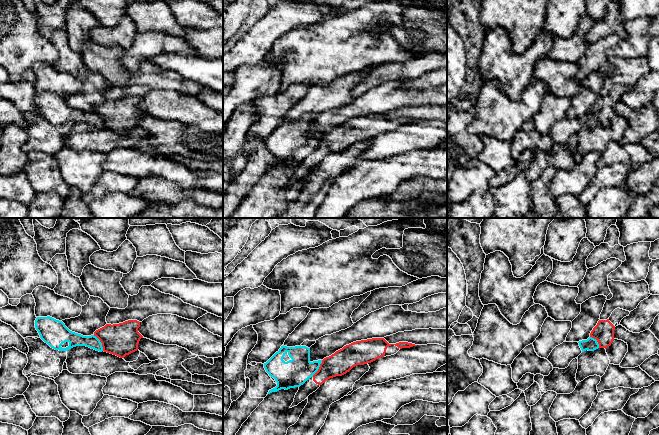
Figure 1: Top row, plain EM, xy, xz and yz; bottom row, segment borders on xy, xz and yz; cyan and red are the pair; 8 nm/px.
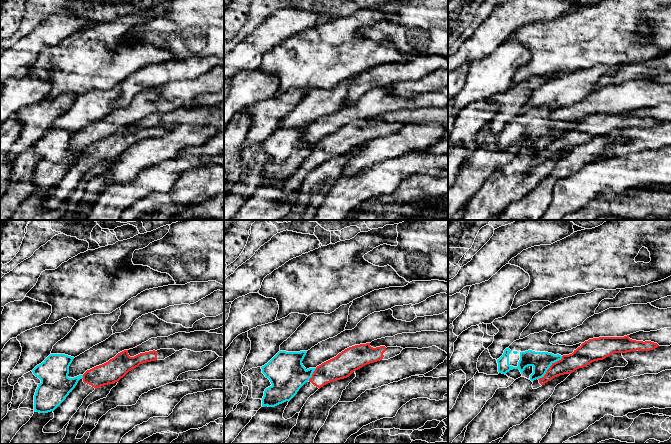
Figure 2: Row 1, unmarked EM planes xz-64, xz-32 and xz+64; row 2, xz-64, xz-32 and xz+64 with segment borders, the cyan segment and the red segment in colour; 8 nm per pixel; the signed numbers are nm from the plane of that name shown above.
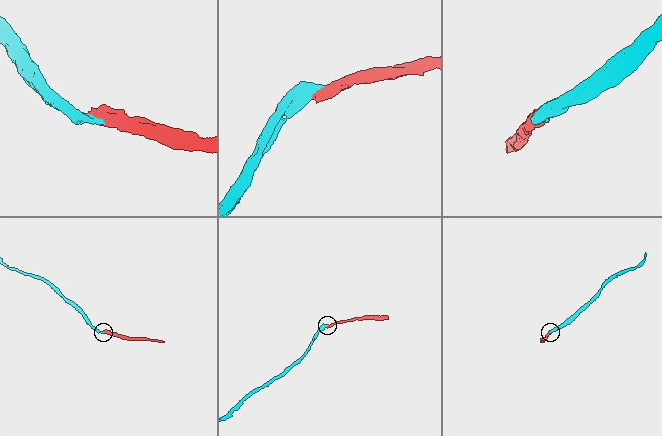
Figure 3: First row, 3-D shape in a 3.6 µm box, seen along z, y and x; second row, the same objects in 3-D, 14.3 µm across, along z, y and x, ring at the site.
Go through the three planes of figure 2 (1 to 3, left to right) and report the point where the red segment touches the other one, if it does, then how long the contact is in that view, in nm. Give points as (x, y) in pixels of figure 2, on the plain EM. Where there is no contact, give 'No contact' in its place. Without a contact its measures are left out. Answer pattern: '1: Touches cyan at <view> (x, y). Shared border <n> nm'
1: Touches cyan at xz-64 (82, 153). Shared border 40 nm
2: Touches cyan at xz-32 (312, 149). Shared border 120 nm
3: Touches cyan at xz+64 (549, 143). Shared border 280 nm

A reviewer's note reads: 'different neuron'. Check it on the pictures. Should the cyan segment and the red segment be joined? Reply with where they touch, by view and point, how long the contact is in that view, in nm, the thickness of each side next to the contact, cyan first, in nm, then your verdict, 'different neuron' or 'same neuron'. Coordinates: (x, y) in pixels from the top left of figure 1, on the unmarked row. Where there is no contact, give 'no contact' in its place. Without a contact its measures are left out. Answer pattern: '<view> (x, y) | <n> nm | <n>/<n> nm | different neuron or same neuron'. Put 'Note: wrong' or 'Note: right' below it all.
xy (100, 118) | 150 nm | 110/260 nm | different neuron
Note: right

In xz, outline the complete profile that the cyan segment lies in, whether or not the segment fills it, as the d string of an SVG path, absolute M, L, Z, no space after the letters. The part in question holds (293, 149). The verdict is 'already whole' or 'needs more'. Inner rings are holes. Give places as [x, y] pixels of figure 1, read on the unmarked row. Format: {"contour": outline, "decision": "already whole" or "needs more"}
{"contour": "M304 117L300 122L281 122L266 139L264 144L269 152L277 158L277 162L268 170L281 165L300 163L318 147L322 136L310 137L310 123L316 117Z", "decision": "needs more"}

